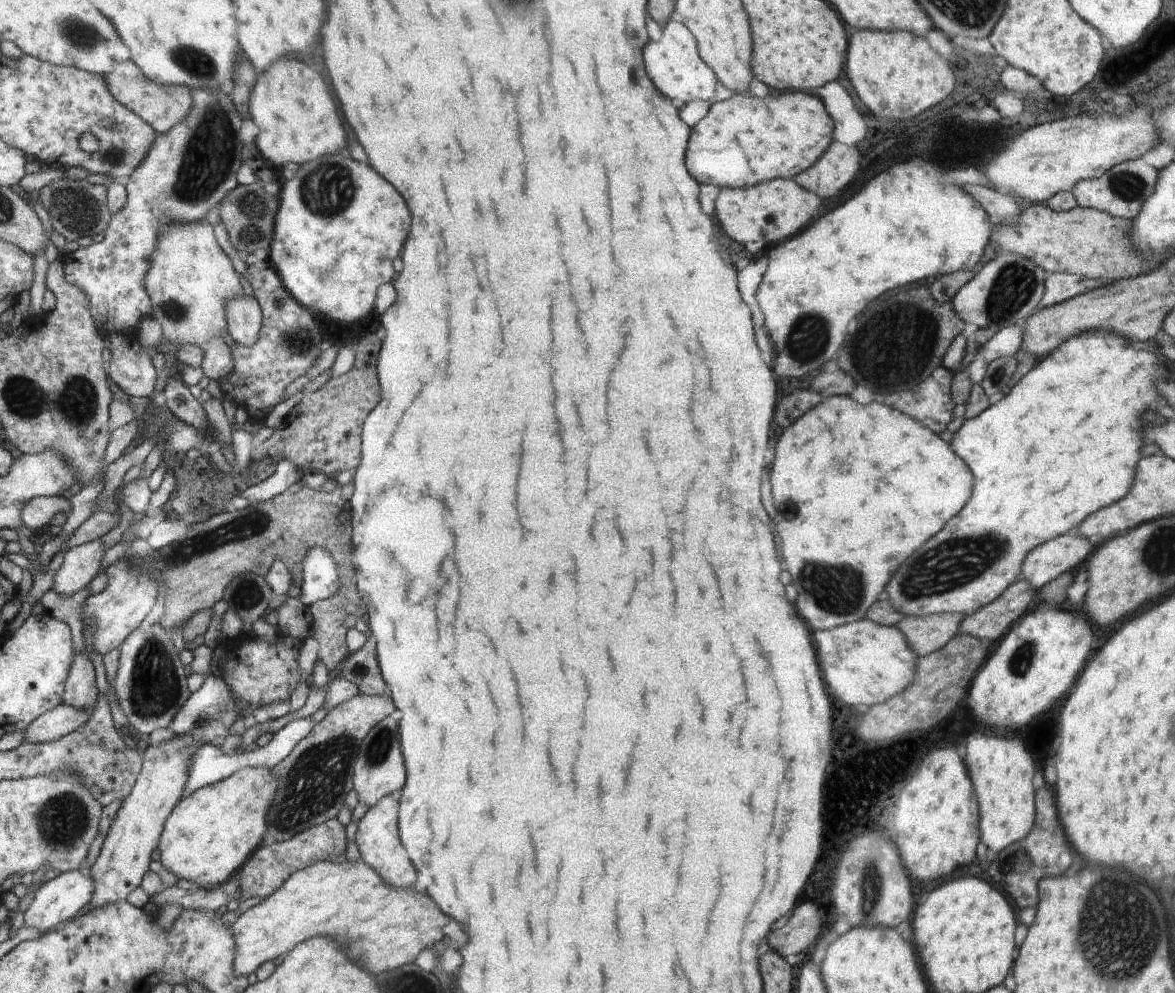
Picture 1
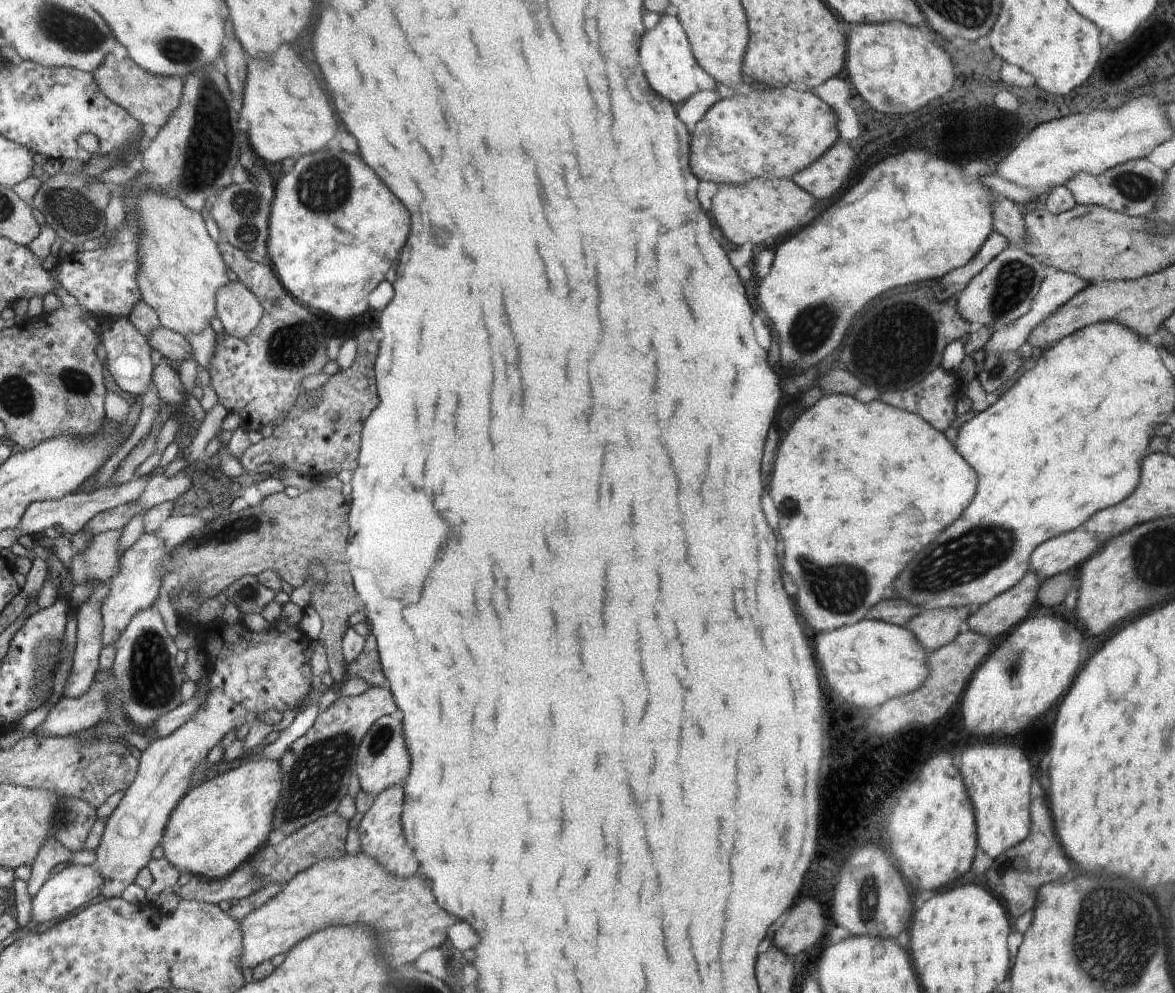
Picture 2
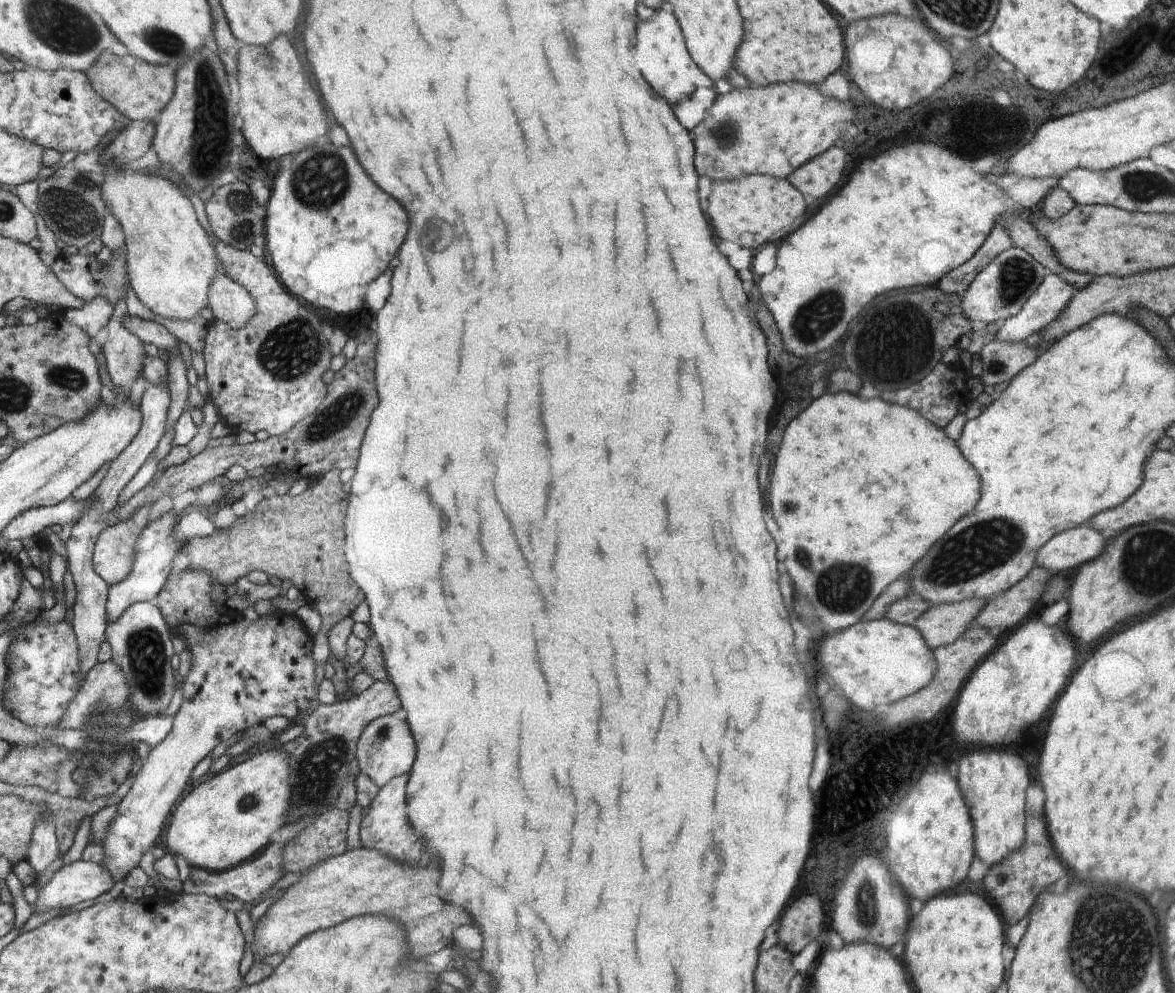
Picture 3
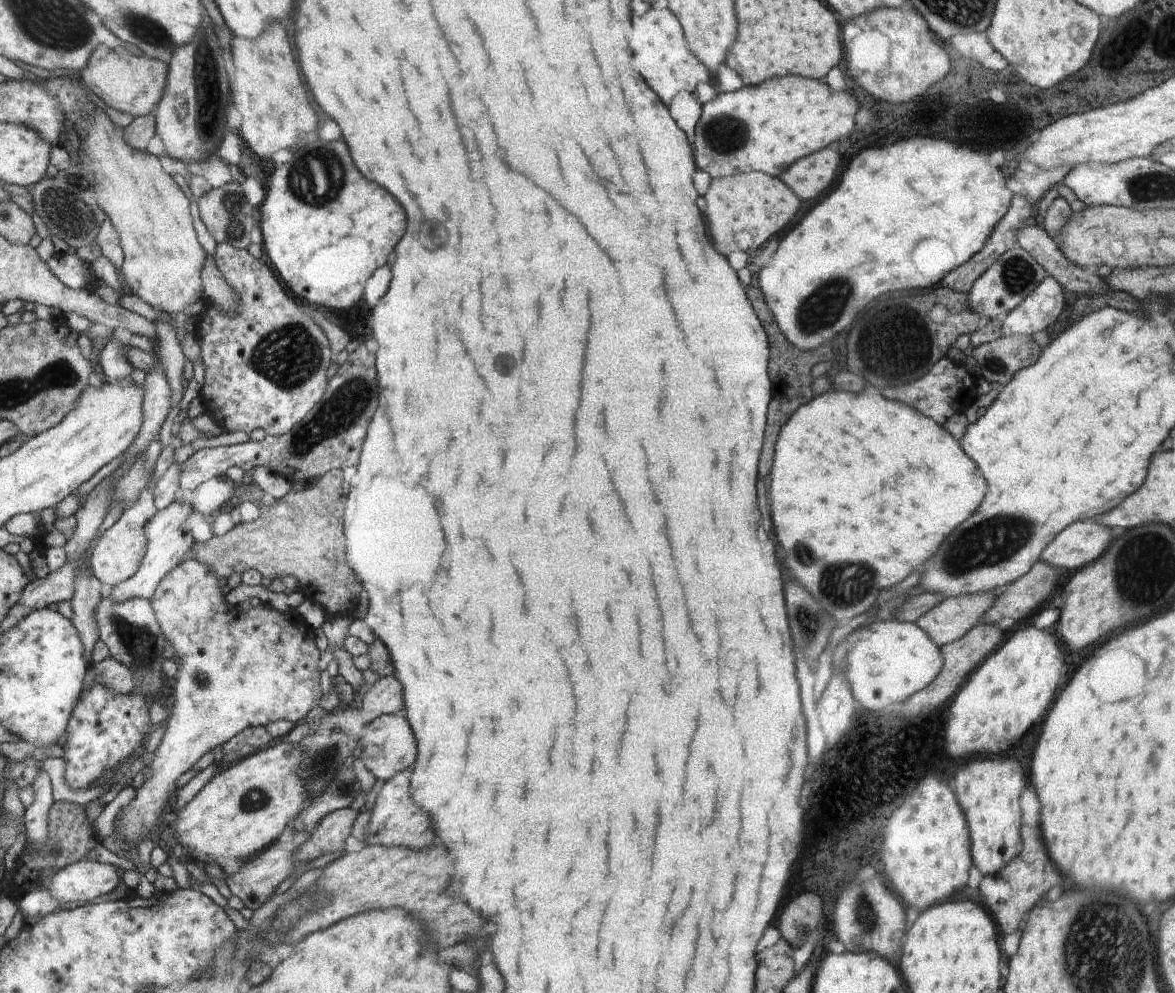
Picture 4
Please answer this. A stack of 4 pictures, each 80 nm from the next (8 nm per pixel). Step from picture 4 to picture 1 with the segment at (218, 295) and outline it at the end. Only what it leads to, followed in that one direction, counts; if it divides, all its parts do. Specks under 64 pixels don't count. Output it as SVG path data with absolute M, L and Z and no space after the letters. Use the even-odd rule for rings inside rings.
M242 293L226 300L225 306L228 334L235 343L251 347L263 321L259 302L254 297Z

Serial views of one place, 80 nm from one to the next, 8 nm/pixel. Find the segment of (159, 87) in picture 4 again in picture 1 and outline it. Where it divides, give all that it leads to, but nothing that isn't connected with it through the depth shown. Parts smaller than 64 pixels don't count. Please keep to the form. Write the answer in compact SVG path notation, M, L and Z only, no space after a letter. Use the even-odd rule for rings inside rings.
M132 60L114 61L104 77L113 98L145 119L158 135L168 132L177 122L183 121L193 108L192 90L189 86L157 84L148 79Z

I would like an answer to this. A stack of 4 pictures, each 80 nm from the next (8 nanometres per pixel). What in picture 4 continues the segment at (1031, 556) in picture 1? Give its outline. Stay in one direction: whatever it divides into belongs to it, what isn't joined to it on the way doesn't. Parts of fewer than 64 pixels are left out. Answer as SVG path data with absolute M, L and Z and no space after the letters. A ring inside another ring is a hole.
M1076 521L1046 545L1040 561L1061 569L1078 570L1101 557L1114 538L1111 529L1098 521Z

